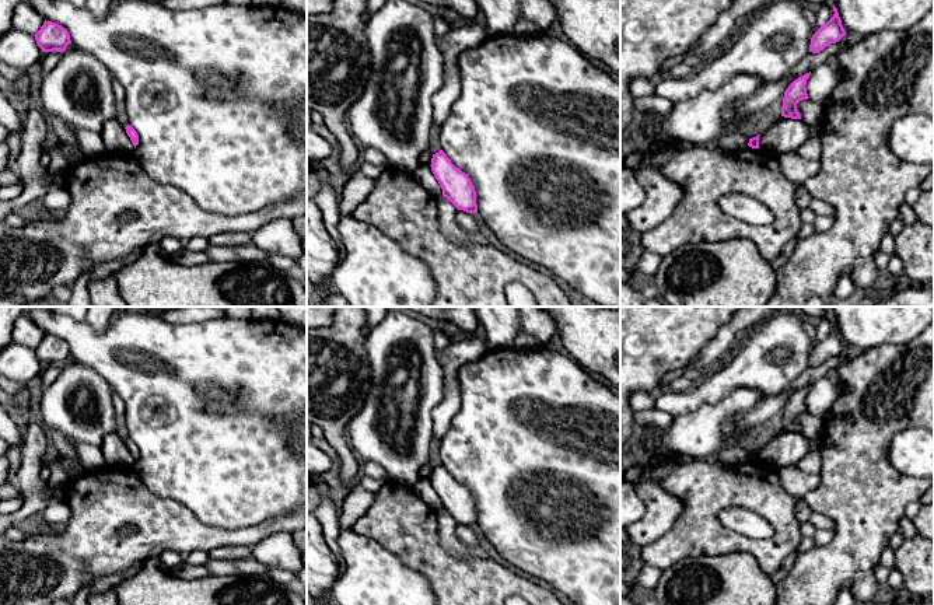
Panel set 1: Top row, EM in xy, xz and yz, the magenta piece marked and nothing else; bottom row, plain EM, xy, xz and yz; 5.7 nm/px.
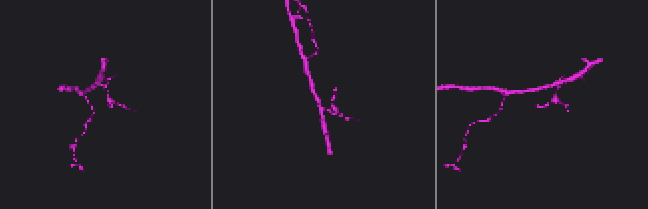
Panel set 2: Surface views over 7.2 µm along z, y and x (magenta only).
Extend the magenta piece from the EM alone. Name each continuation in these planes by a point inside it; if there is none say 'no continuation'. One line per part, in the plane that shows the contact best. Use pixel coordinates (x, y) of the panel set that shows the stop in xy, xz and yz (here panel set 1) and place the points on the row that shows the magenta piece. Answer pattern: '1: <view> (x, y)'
no continuation

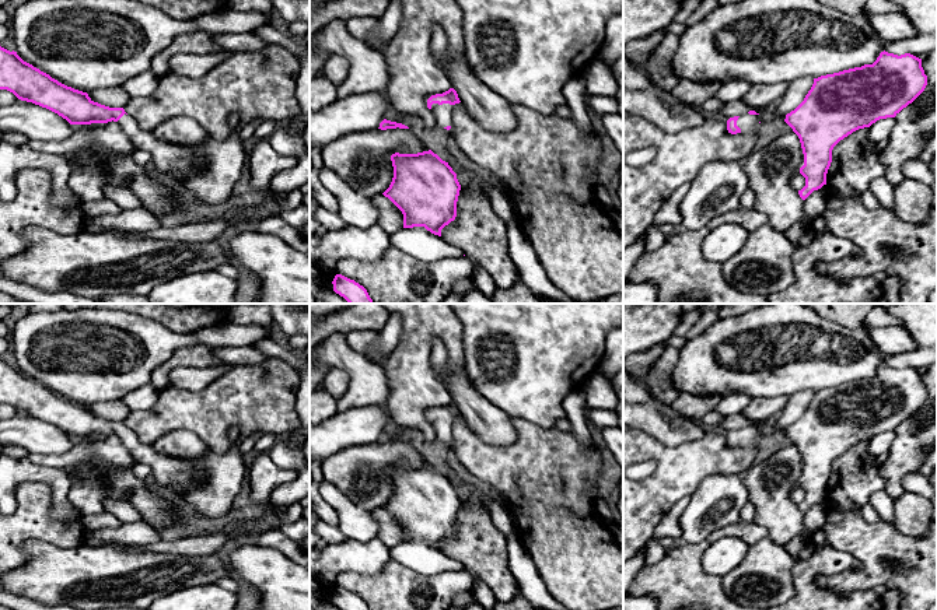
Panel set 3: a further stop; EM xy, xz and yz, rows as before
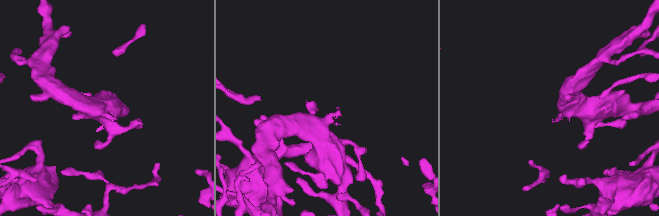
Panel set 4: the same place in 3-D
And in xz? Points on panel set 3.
1: xz (443, 114)

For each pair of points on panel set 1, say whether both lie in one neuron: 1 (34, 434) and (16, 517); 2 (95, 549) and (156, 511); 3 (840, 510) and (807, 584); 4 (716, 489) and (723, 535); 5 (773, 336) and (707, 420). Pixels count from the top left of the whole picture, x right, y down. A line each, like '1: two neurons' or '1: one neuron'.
1: one neuron
2: one neuron
3: one neuron
4: one neuron
5: two neurons

